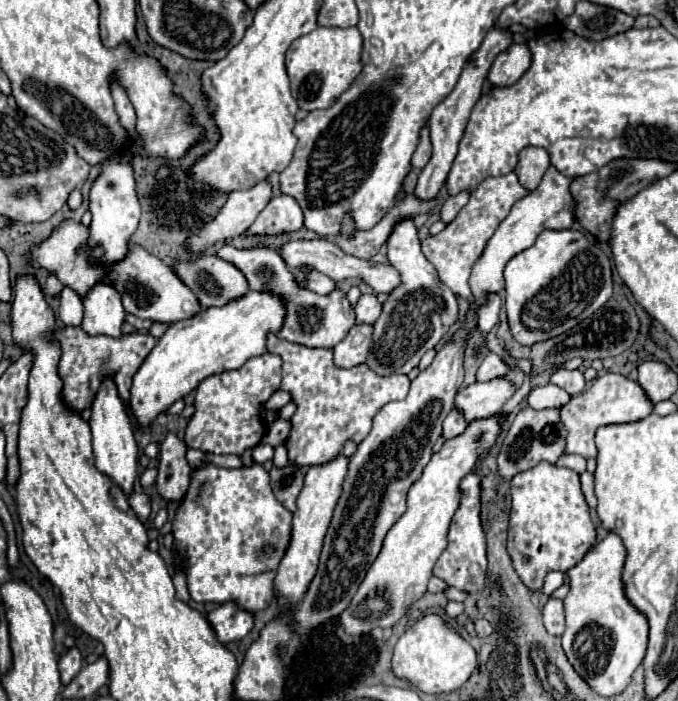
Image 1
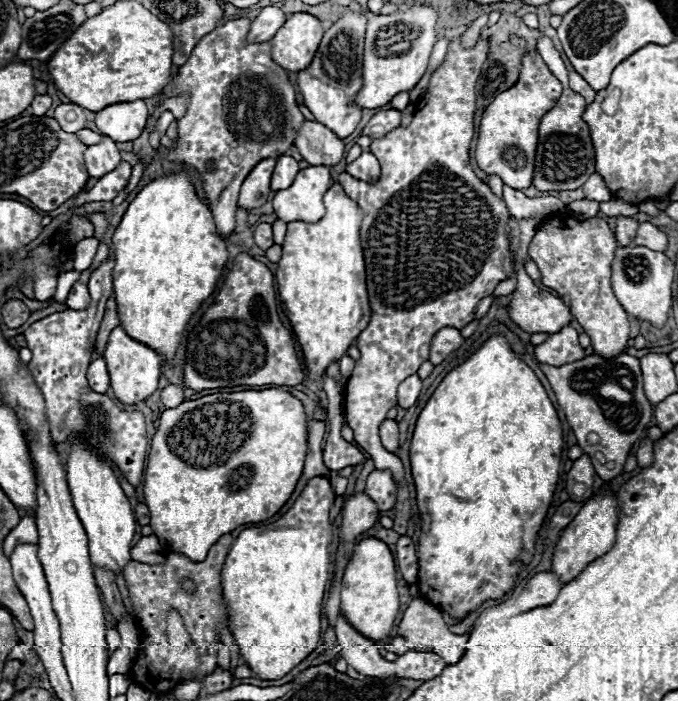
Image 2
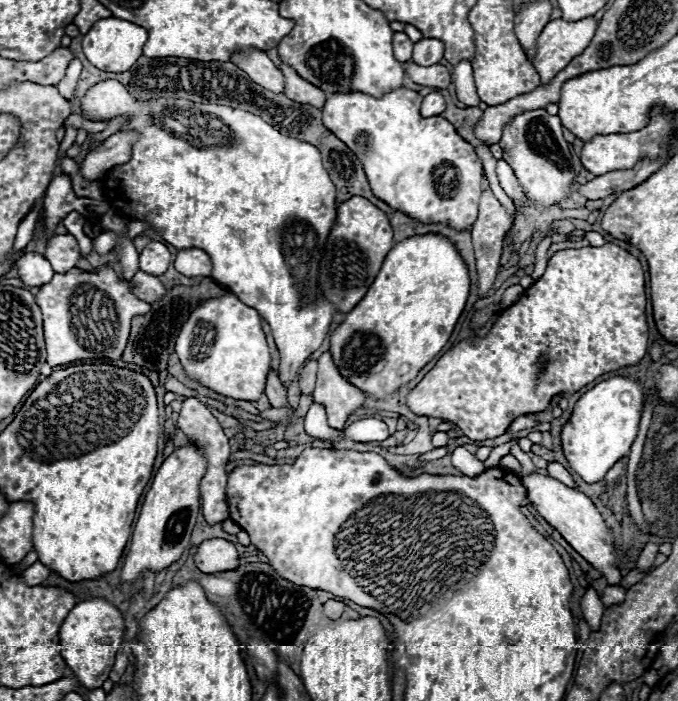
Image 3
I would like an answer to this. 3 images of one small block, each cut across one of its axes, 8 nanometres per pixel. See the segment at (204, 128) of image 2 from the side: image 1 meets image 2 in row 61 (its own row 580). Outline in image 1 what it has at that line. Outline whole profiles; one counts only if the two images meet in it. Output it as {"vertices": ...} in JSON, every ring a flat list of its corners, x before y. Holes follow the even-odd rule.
{"vertices":[[210,464,194,470,190,488,182,504,178,506,172,524,174,546,188,554,186,574,188,574,188,590,192,600,216,602,216,604,234,600,250,612,264,610,274,600,274,576,288,548,290,524,292,524,292,512,288,512,276,500,270,488,270,476,260,464,238,470,226,470]]}

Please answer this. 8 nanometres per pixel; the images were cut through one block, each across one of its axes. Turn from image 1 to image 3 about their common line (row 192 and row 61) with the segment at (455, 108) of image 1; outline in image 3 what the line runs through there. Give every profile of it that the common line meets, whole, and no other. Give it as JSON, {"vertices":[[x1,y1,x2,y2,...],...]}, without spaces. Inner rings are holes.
{"vertices":[[422,38,414,44,414,56,416,64,438,64,444,56,444,44,436,38]]}

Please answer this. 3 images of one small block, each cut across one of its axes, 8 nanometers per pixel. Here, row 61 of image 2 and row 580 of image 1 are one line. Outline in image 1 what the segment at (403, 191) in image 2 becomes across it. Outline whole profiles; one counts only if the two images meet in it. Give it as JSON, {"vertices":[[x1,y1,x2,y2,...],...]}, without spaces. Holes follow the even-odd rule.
{"vertices":[[470,472,462,484,460,484,460,508,456,510,450,532,448,532,448,548,442,552,434,566,434,576,442,578,448,586,466,590,466,592,478,592,484,586,486,580,486,568,488,568,488,558,486,558,486,532,482,528,480,520,480,482,482,478,476,472]]}

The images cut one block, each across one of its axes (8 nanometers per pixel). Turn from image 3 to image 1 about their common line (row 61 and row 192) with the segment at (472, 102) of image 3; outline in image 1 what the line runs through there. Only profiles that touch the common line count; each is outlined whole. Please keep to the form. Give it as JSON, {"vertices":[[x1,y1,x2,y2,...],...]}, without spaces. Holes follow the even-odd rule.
{"vertices":[[460,192,460,194,456,194,456,196,450,196,450,198,444,202,442,210,440,210,440,220,442,220,444,224,452,222,452,220,456,218,456,214,460,212,460,208,468,202,468,198,470,198,468,192]]}

